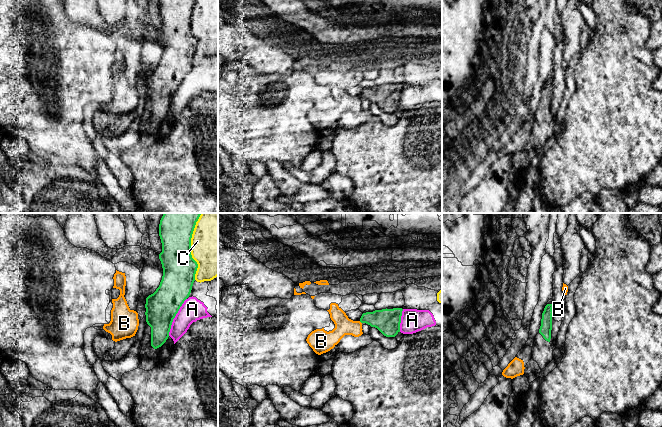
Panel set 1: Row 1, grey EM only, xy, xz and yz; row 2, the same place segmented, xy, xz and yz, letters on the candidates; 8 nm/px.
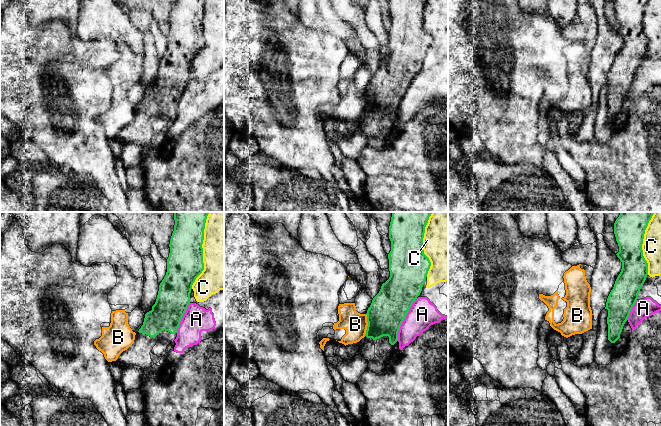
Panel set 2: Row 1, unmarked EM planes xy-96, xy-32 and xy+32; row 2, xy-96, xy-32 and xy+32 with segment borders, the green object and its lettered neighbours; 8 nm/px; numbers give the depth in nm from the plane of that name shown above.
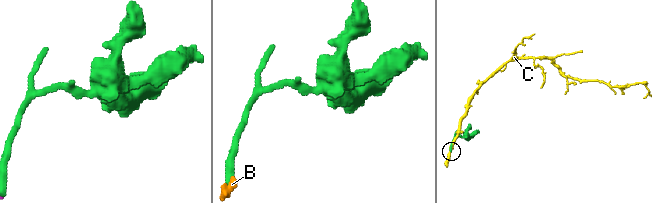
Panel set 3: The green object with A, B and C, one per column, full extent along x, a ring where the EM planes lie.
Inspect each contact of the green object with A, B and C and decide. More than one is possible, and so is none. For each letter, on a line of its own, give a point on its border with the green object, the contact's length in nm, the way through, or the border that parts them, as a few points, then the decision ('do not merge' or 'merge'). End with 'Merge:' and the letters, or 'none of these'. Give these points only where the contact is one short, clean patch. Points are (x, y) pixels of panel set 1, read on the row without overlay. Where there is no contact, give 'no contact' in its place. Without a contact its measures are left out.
A: xy (174, 93) | 340 nm | along xy (186, 74), (173, 95), (168, 111) | do not merge
B: no contact | do not merge
C: xy (190, 28) | 440 nm | do not merge
Merge: none of these

